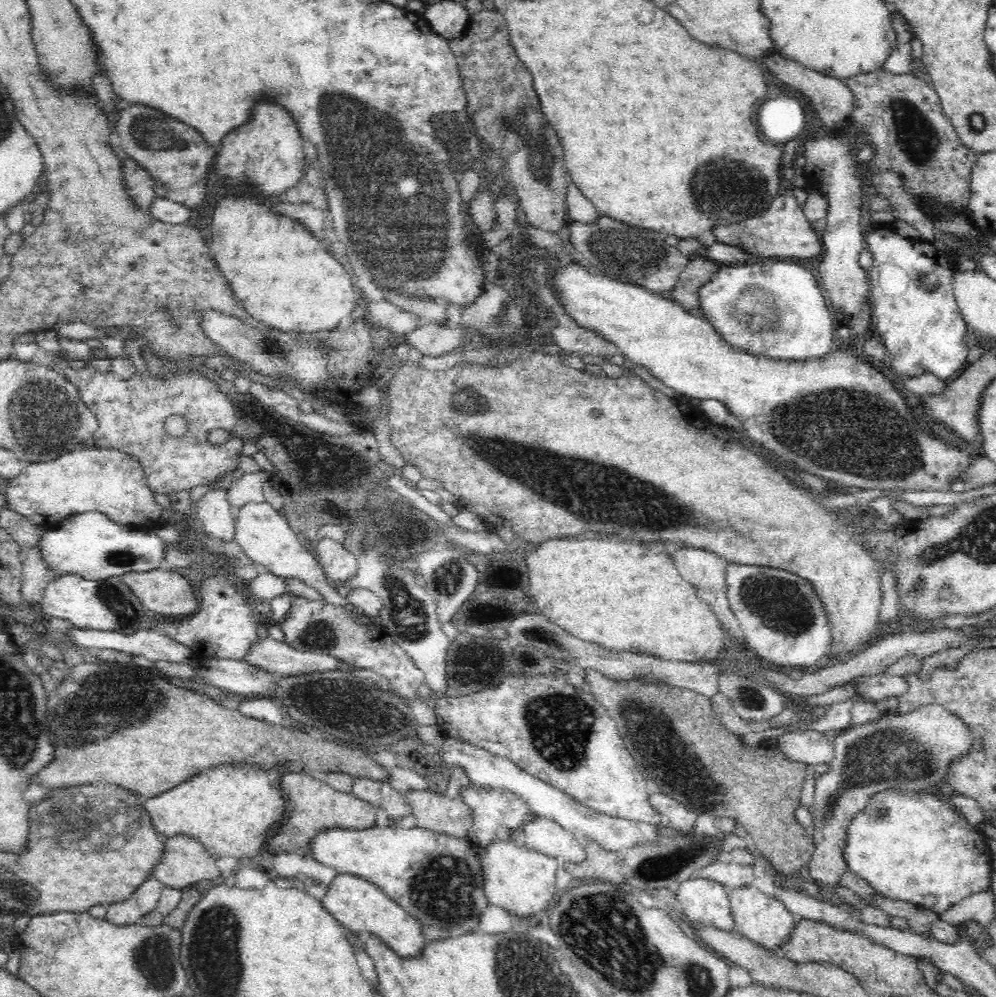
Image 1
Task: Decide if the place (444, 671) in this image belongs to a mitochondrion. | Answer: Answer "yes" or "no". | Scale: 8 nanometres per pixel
no

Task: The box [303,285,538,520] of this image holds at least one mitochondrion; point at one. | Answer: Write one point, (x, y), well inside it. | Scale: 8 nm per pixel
(502, 319)

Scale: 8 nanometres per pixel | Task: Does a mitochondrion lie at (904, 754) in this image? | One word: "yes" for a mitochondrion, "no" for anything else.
yes

